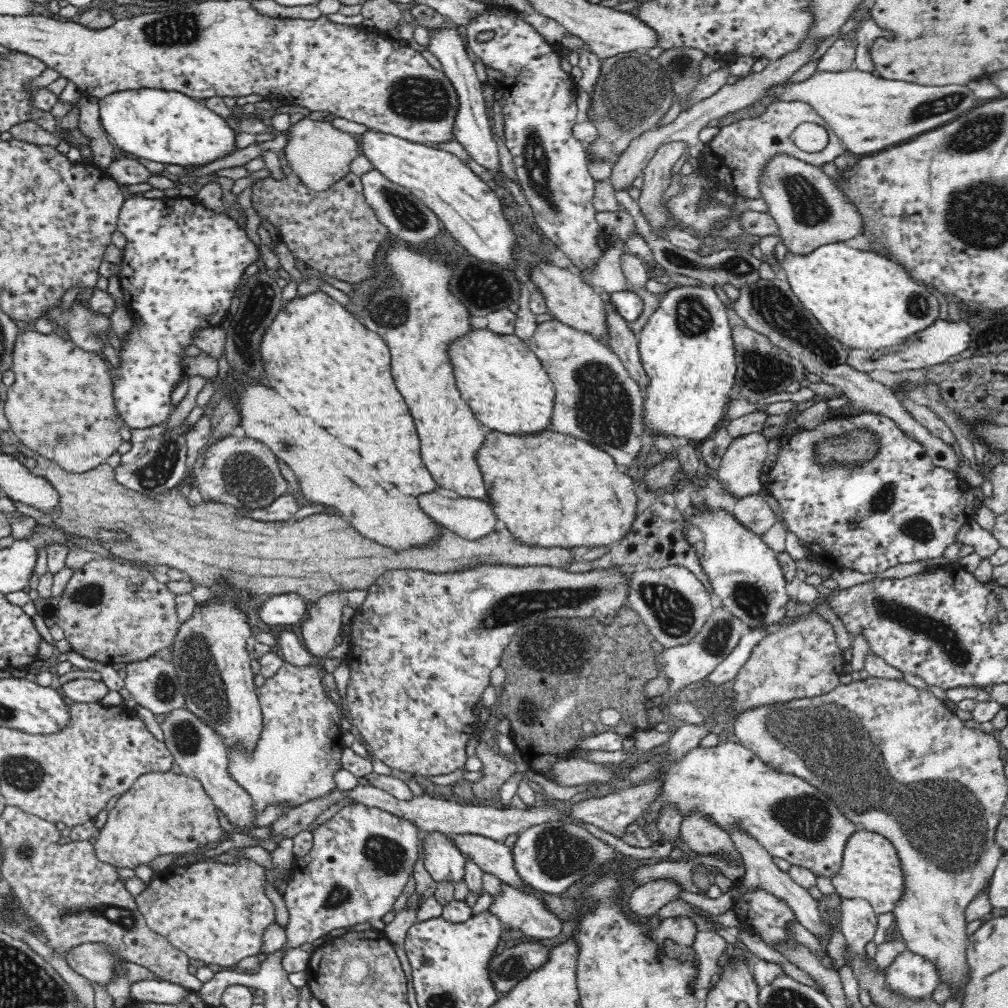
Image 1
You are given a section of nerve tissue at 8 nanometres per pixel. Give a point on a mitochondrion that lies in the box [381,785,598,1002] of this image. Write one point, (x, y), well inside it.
(511, 966)

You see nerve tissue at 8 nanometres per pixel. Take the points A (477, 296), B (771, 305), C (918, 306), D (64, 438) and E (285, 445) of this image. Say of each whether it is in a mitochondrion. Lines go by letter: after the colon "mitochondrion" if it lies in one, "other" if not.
A: mitochondrion
B: mitochondrion
C: mitochondrion
D: mitochondrion
E: mitochondrion

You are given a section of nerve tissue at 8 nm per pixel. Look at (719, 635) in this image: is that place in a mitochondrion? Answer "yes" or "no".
yes

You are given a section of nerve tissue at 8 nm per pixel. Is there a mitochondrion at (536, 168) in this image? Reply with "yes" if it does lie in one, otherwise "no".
yes

